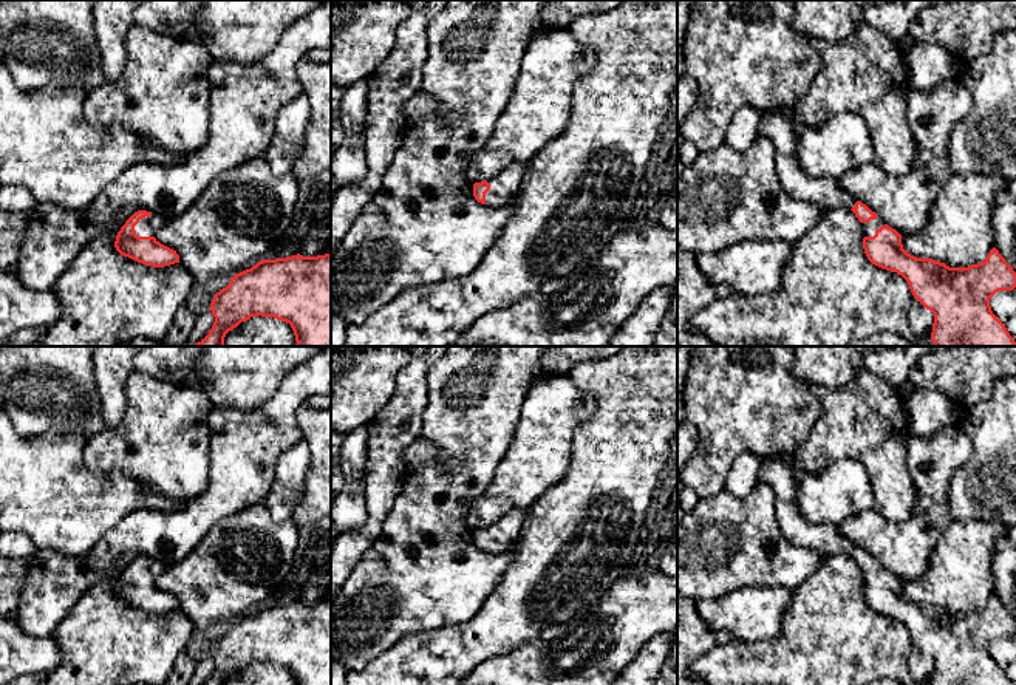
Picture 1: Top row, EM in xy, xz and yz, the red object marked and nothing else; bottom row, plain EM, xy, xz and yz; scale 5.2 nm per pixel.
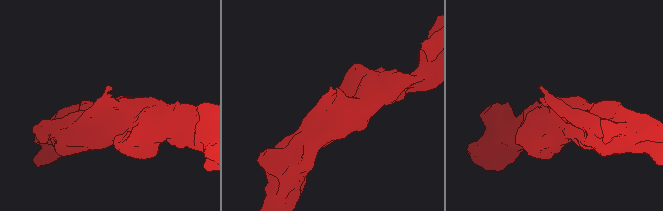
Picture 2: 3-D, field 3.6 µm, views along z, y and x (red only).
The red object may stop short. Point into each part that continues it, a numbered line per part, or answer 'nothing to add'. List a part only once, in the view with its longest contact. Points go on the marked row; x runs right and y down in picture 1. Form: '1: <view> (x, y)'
1: xy (149, 226)

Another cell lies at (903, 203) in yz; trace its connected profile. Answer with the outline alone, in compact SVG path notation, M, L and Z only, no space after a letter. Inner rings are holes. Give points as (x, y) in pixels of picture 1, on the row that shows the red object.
M959 74L932 91L908 88L908 121L917 144L909 173L894 176L877 162L863 164L838 179L843 192L866 204L900 235L920 232L943 184L953 175L950 138L974 102Z

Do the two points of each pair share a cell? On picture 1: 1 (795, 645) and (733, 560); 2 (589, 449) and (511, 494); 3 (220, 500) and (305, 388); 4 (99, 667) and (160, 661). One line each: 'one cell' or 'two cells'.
1: two cells
2: two cells
3: one cell
4: one cell

